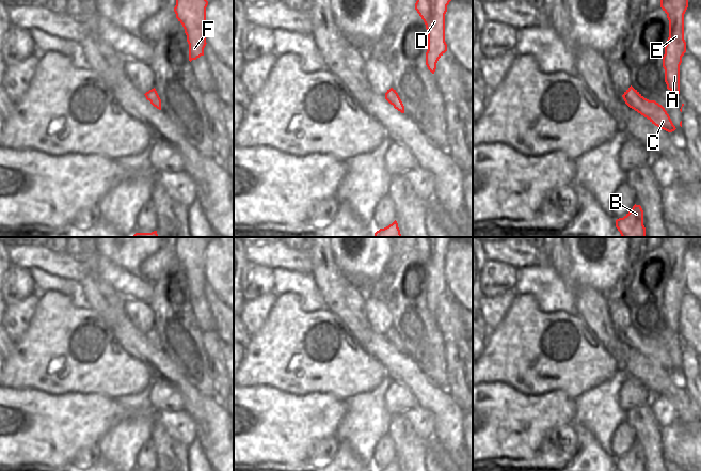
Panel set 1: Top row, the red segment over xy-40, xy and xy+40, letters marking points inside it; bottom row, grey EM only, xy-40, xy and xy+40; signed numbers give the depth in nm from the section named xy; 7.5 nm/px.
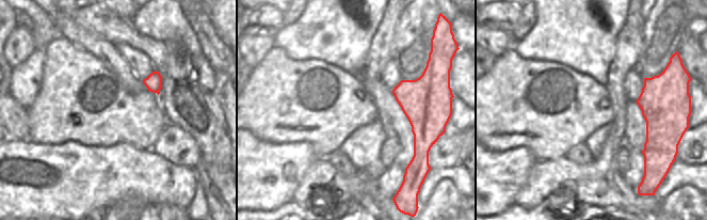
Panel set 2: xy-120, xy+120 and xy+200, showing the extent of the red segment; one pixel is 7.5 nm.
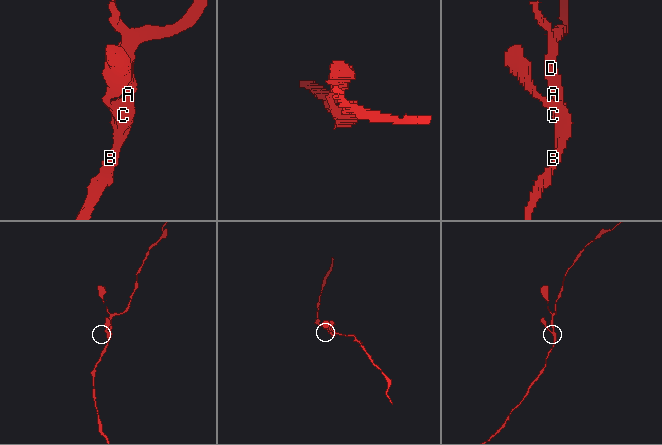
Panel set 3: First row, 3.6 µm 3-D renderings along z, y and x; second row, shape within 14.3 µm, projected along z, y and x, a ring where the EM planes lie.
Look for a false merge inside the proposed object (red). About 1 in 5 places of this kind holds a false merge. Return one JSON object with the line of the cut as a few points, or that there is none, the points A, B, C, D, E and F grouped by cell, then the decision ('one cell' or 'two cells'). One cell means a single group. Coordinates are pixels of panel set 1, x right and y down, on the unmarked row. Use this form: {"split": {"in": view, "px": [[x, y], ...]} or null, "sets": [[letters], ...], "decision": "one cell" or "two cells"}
{"split": null, "sets": [["A", "B", "C", "D", "E", "F"]], "decision": "one cell"}

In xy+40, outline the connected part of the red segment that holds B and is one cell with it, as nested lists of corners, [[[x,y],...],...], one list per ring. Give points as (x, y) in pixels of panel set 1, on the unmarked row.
[[[635,443],[623,457],[617,458],[616,467],[619,471],[646,471],[641,445]]]

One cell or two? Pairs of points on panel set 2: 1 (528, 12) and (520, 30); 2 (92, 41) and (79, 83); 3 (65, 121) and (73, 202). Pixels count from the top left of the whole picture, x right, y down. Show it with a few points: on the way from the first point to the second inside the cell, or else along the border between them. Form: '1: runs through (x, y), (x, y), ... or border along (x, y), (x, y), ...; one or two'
1: runs through (528, 16), (524, 26); one
2: border along (67, 38), (84, 47), (108, 68); two
3: border along (43, 143), (79, 142), (92, 146); two

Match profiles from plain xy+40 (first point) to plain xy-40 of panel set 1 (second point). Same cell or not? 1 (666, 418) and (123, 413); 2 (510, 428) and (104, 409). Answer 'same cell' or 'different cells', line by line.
1: same cell
2: same cell

